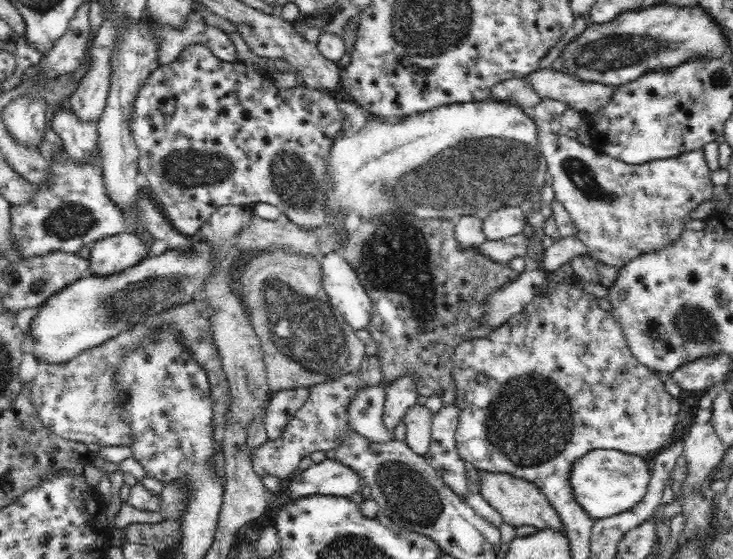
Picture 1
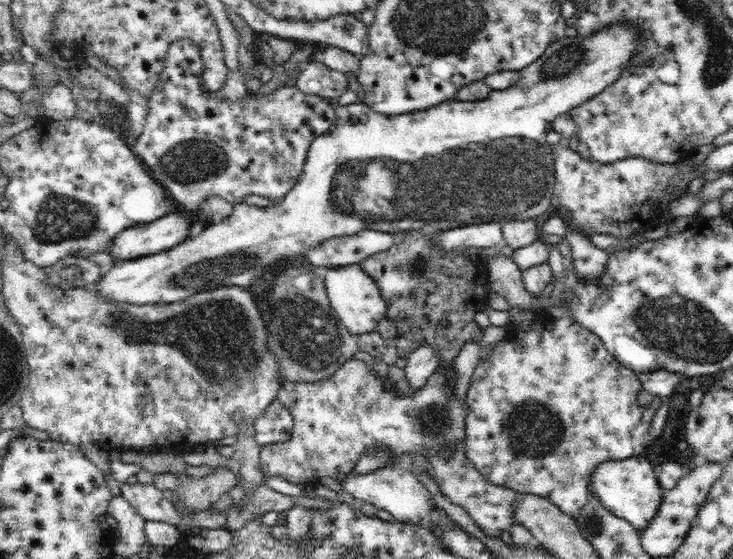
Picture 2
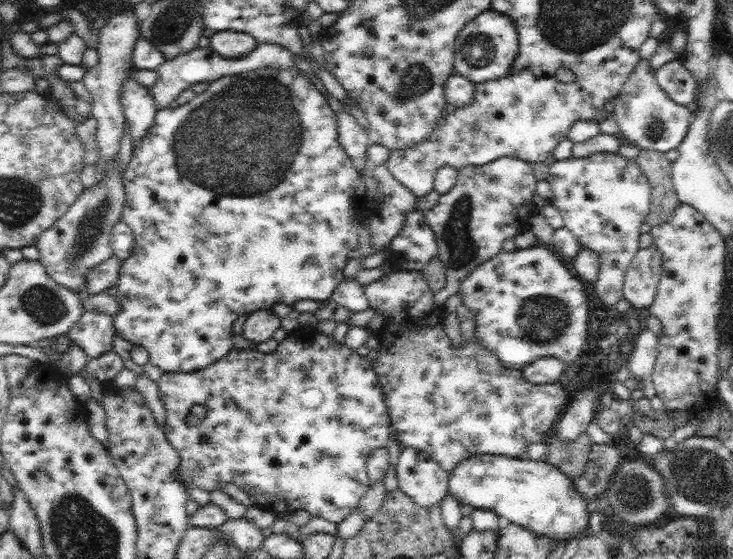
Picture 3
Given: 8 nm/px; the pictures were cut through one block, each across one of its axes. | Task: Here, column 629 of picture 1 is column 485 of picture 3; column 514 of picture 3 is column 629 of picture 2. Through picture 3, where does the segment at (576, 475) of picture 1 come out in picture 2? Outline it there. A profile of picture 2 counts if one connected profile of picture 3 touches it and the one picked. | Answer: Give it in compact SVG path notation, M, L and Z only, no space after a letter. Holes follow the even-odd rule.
M642 454L632 456L628 460L606 460L592 472L588 492L590 496L596 496L600 504L608 508L608 512L612 512L618 518L628 520L640 532L652 522L652 518L656 516L664 500L660 496L662 486L658 484L658 478L654 472L656 472L654 466Z

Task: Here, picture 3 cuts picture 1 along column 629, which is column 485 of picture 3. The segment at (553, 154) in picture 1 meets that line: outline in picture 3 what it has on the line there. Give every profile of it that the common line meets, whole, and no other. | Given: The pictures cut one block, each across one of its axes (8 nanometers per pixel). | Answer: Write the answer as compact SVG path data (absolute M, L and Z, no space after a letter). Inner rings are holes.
M501 158L489 164L469 164L457 170L457 182L451 192L439 196L437 204L423 212L427 226L431 226L437 238L437 258L445 266L447 282L435 294L439 306L459 292L461 282L465 282L477 266L501 252L503 240L531 230L529 220L537 212L531 202L535 192L537 180L533 176L533 164L525 164L515 158Z

